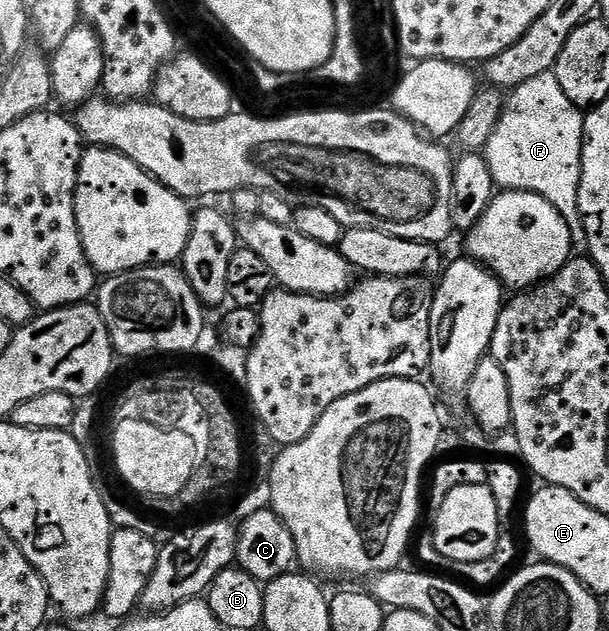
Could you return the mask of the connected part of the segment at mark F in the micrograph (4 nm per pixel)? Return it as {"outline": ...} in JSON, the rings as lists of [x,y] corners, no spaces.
{"outline":[[[550,72],[538,75],[535,79],[526,79],[526,83],[511,90],[504,114],[498,119],[498,127],[494,127],[494,135],[490,135],[482,150],[490,167],[490,175],[501,190],[517,189],[542,195],[542,199],[550,202],[563,215],[570,227],[572,254],[575,257],[587,256],[589,251],[589,239],[586,238],[586,227],[582,223],[582,211],[578,211],[583,146],[584,113],[577,109],[574,103],[570,103],[570,99],[566,99],[566,91],[558,87],[555,72]]]}

